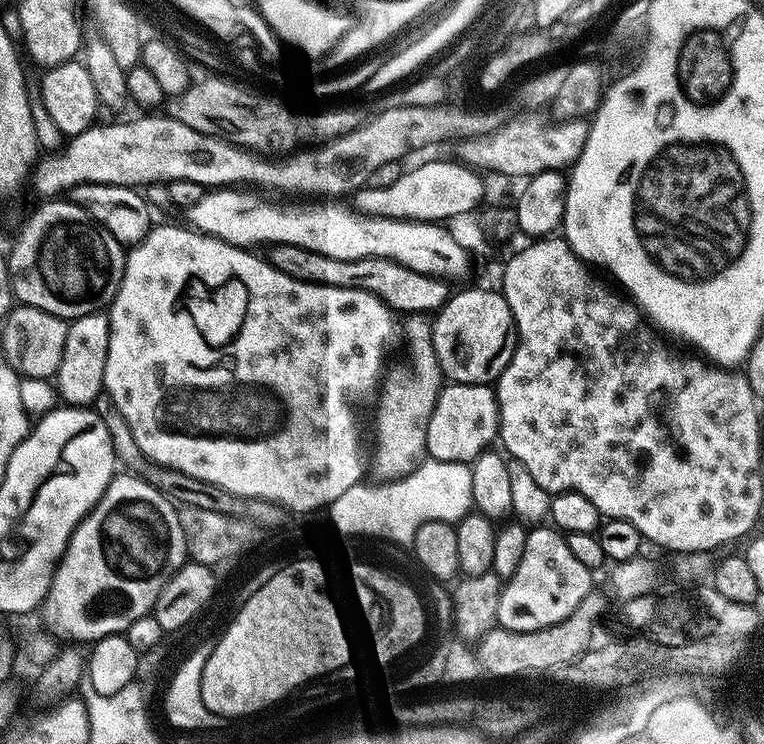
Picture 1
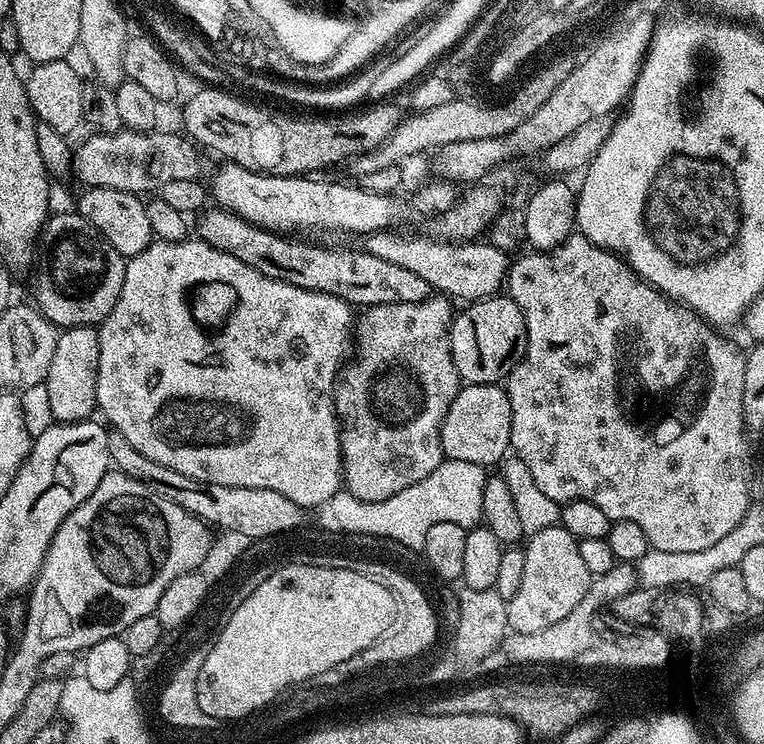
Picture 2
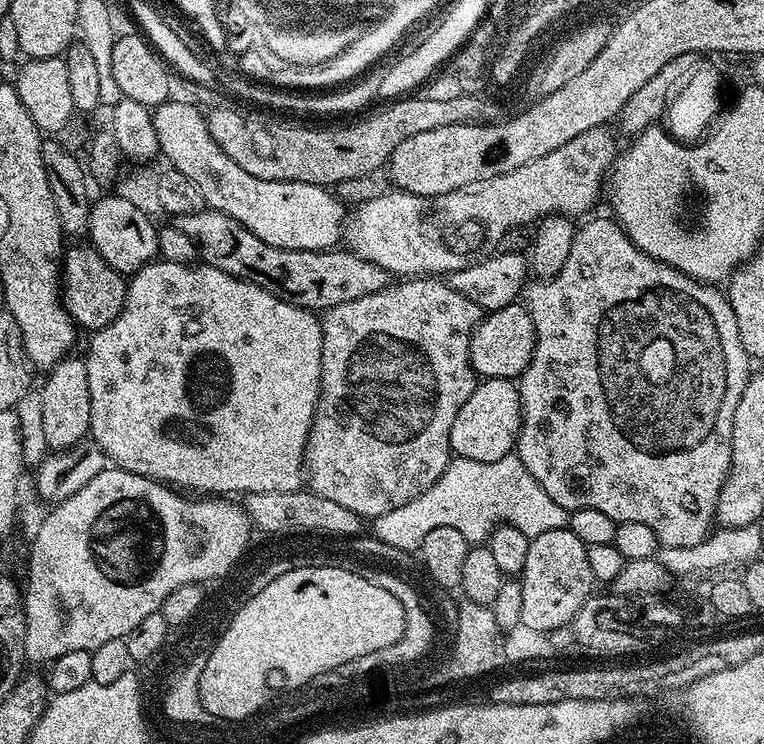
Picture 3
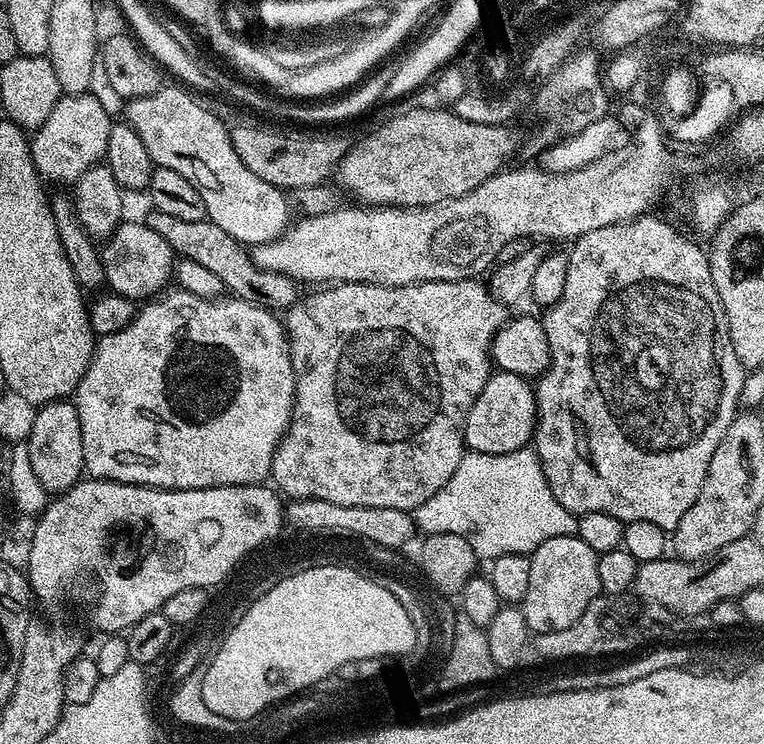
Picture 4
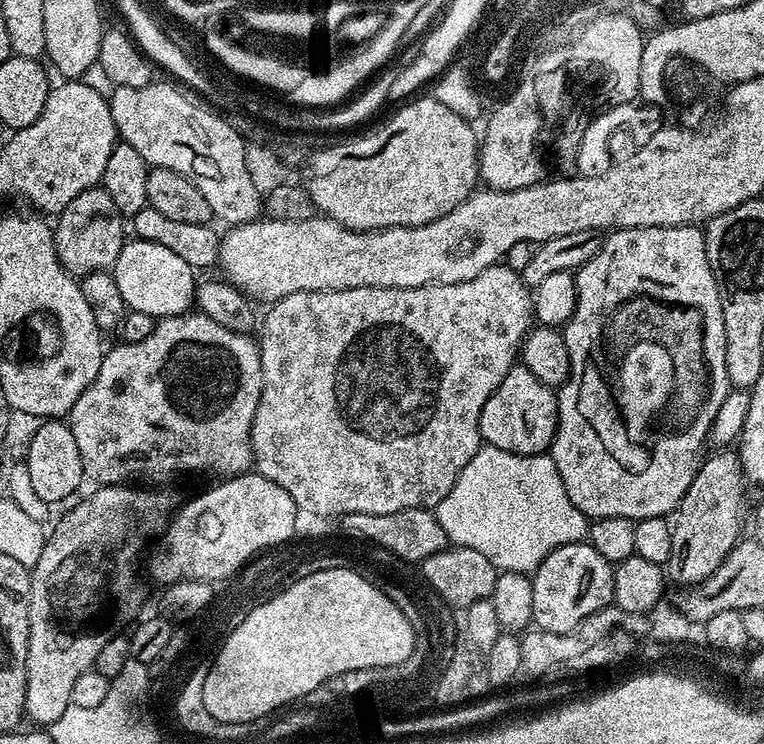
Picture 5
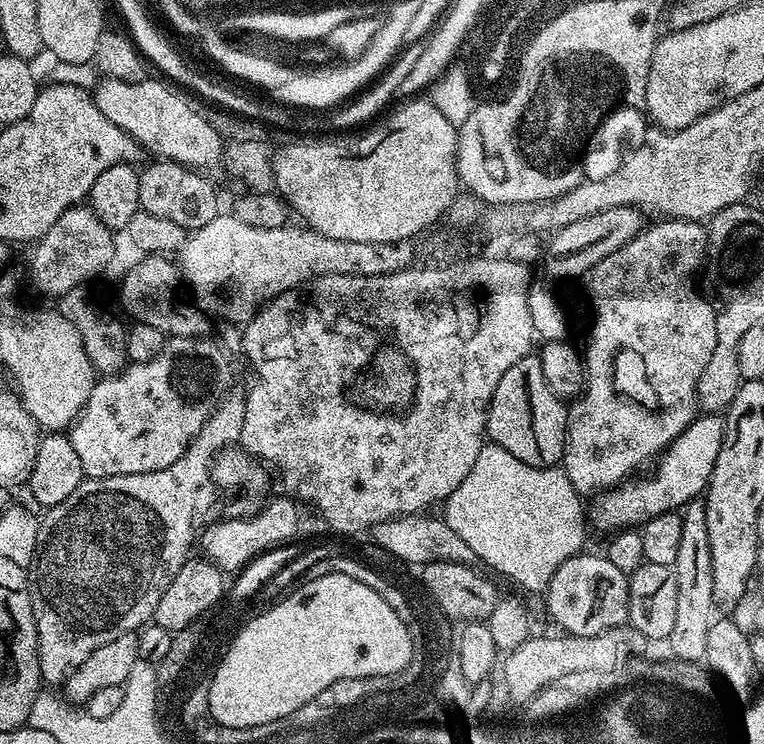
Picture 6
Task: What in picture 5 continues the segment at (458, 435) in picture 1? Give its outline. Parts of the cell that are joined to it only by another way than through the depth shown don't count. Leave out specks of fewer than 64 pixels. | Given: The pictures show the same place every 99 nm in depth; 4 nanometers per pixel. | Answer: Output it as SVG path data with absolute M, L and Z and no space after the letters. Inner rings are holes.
M521 364L513 365L502 385L487 400L479 419L481 439L492 448L517 453L519 456L543 455L556 434L557 402L553 389L538 382Z

